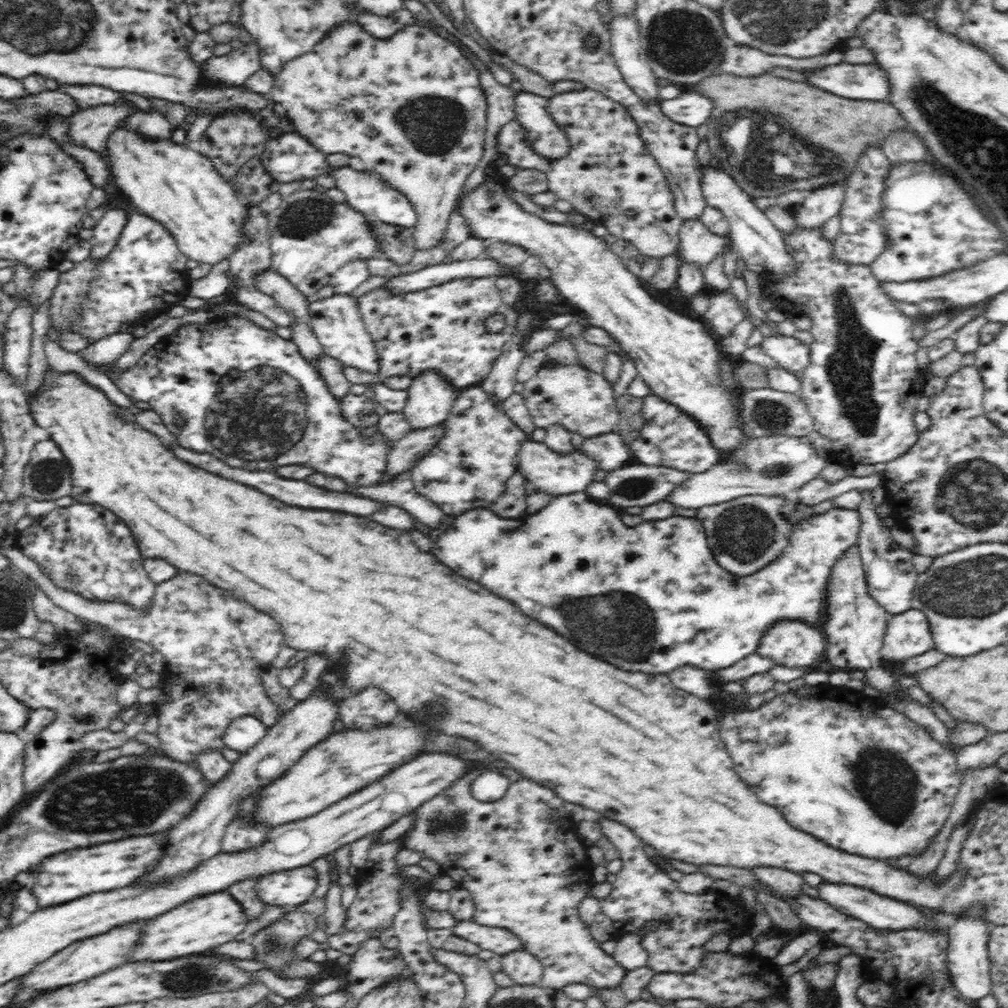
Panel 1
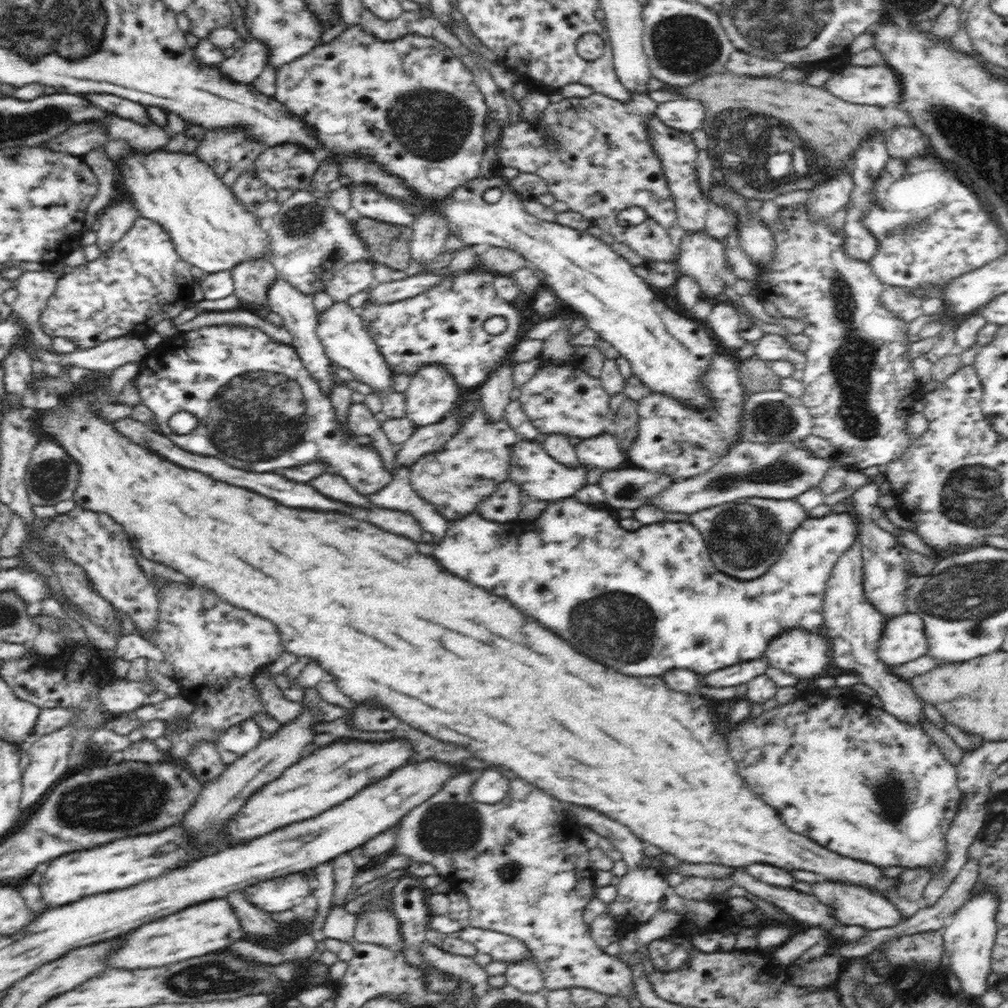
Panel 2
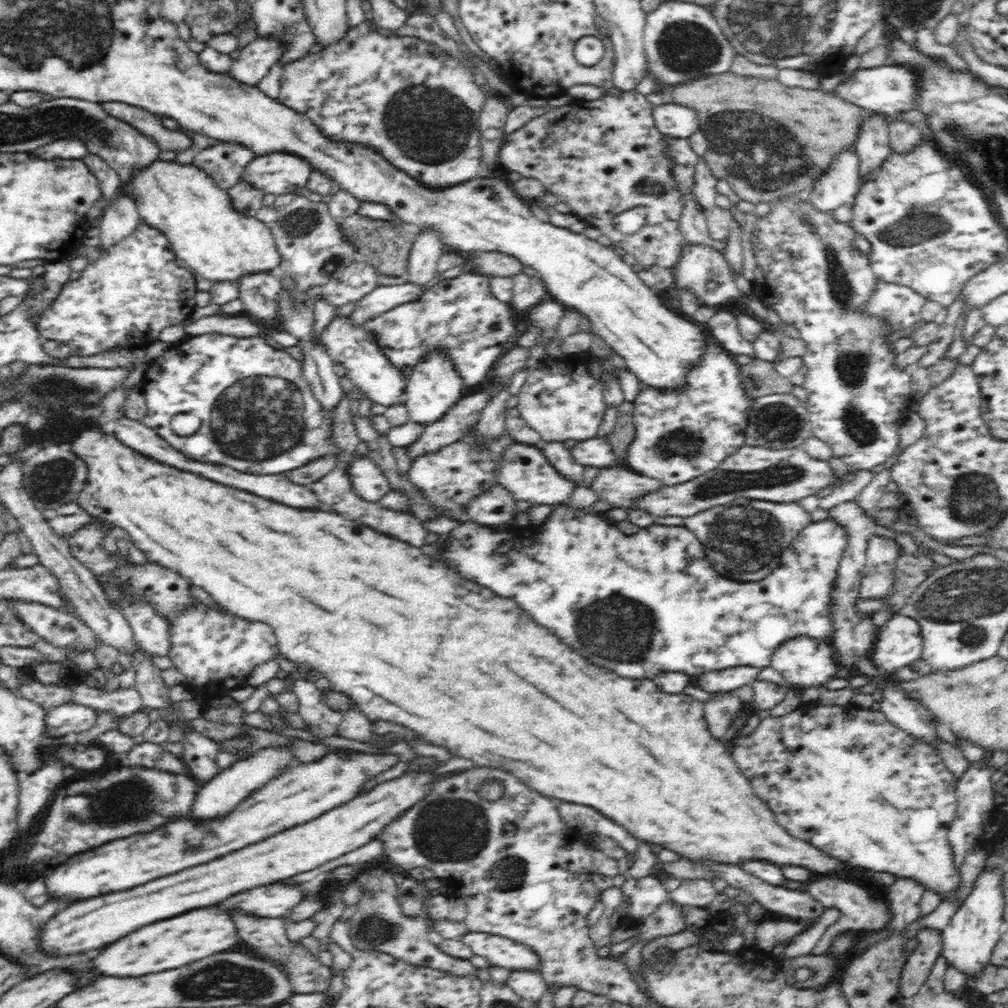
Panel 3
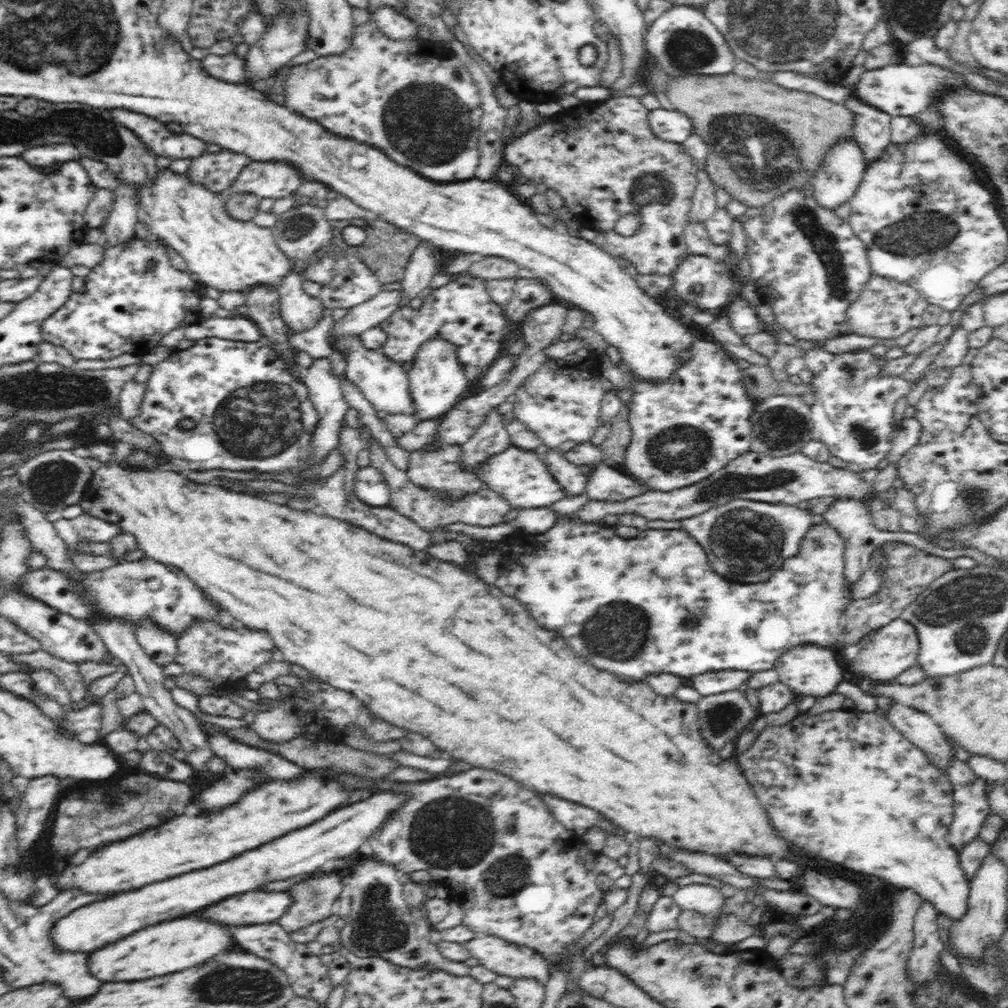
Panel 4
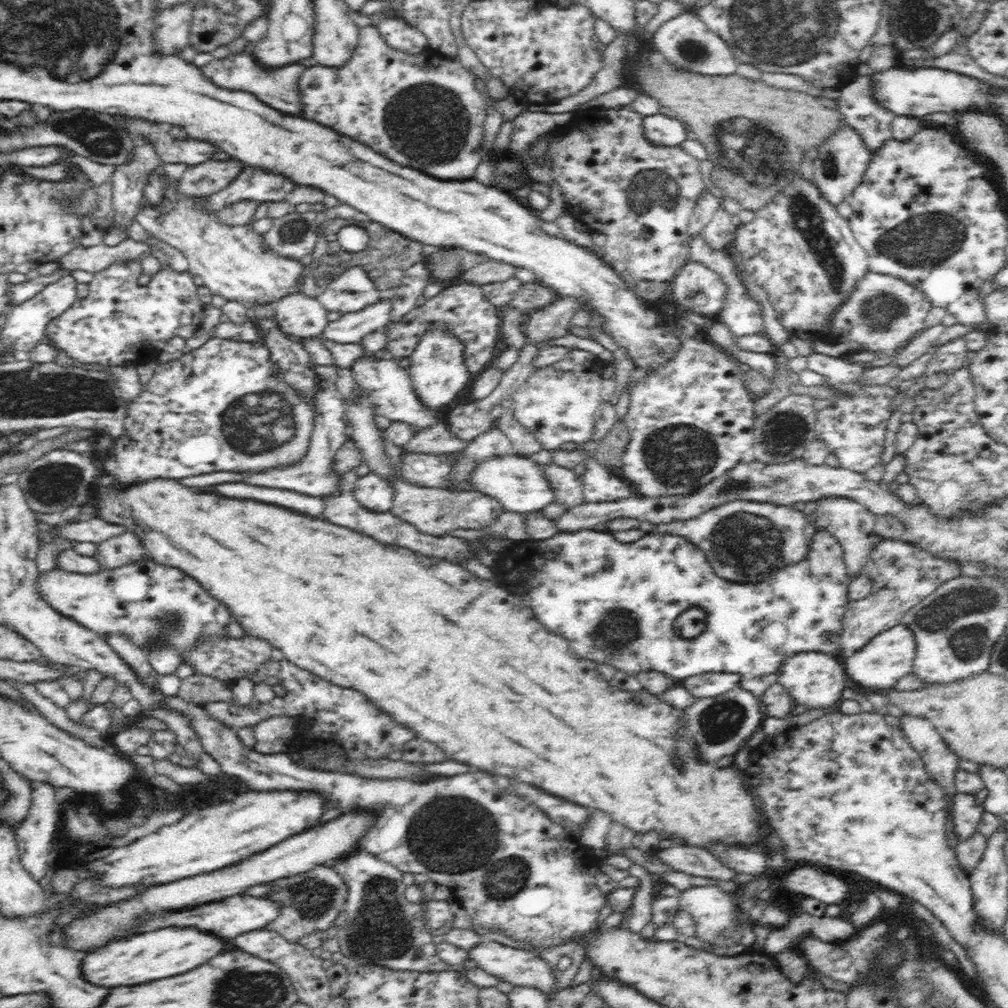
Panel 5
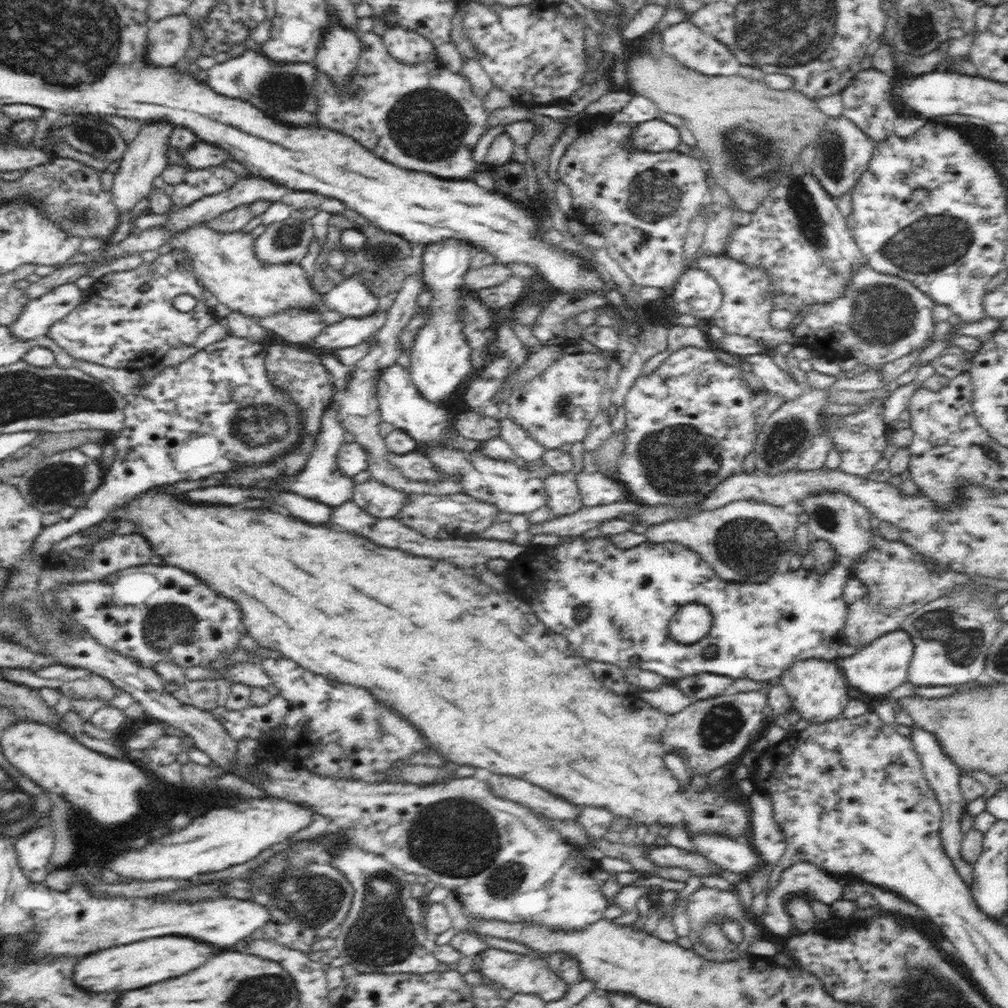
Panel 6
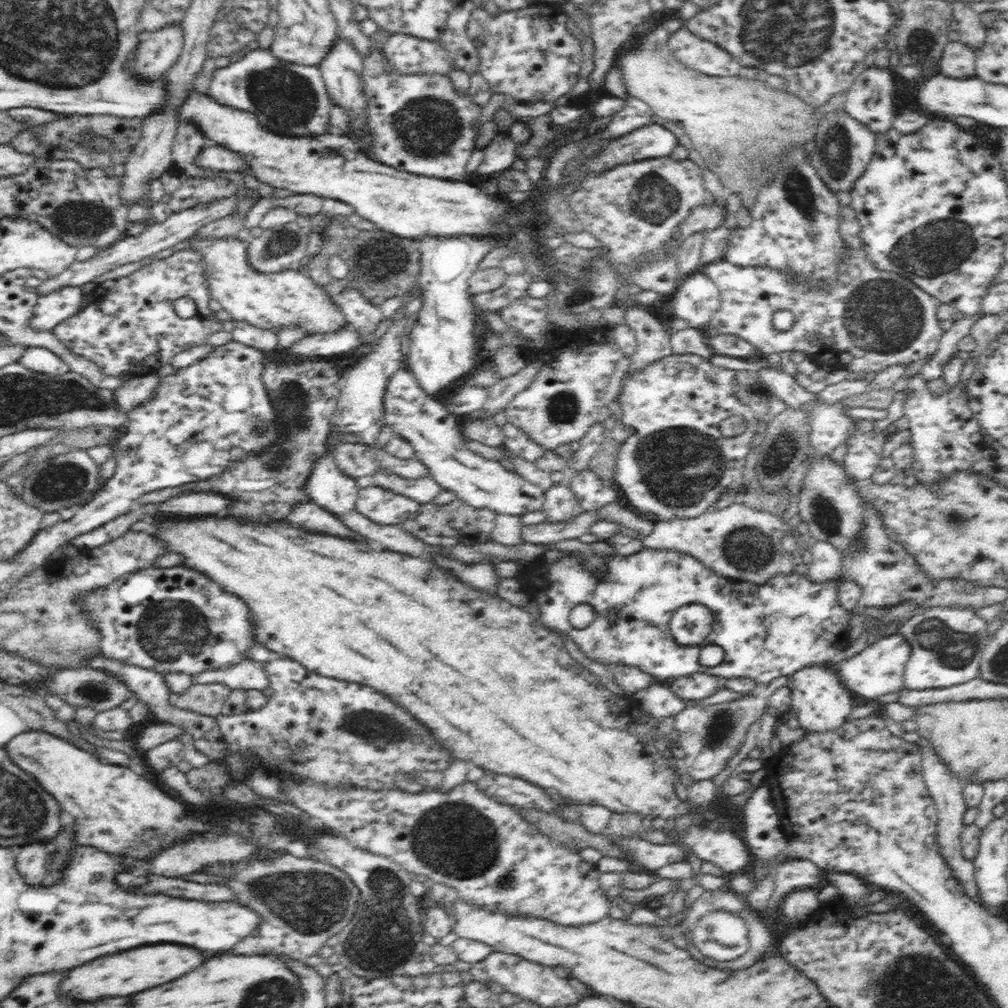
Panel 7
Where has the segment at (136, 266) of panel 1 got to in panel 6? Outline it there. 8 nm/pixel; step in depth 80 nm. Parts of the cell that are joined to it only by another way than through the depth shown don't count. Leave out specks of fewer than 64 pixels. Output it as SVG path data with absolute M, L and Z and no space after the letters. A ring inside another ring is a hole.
M173 250L167 254L158 256L151 263L143 262L140 266L138 266L138 268L134 268L134 270L110 272L110 274L106 274L106 276L99 278L98 281L99 286L93 285L98 287L98 292L96 292L96 294L92 294L87 301L85 300L78 304L78 306L72 310L71 314L66 314L62 320L52 324L46 334L48 337L52 338L52 340L54 340L60 348L64 348L64 350L66 350L66 352L68 352L68 354L70 354L74 359L82 359L86 360L86 362L102 364L102 366L105 366L106 368L124 368L138 372L148 370L149 367L156 366L157 363L160 363L164 354L168 354L168 350L172 350L172 347L192 346L192 343L196 342L198 335L201 332L204 332L208 326L212 326L212 324L214 324L214 320L217 318L212 308L206 306L204 304L204 300L202 300L202 292L205 289L199 282L199 278L196 276L196 273L194 273L194 269L192 269L192 259L190 259L184 251ZM182 294L190 295L197 300L198 304L193 308L193 311L189 313L181 313L173 307L172 302L174 298Z

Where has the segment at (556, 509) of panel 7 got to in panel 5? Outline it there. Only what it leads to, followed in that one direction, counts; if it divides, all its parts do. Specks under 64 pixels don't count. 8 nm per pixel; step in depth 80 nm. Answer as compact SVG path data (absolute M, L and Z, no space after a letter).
M553 462L544 467L544 475L554 491L554 501L567 509L585 503L581 476L572 468L564 468Z

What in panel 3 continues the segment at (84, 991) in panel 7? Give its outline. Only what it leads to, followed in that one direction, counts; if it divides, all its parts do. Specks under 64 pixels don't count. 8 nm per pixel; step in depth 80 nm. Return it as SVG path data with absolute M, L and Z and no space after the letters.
M210 906L210 908L180 914L170 920L154 922L110 944L108 948L100 950L98 956L93 957L92 966L104 976L124 976L124 978L186 966L190 962L212 956L216 952L224 952L240 942L236 925L230 916L232 915L229 910Z

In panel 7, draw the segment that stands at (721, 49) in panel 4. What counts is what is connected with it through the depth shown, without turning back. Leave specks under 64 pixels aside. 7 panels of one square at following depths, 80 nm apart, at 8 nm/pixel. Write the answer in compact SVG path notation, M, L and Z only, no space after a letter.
M686 26L670 34L666 46L679 62L708 76L734 76L742 68L742 64L734 56L712 42L700 40Z

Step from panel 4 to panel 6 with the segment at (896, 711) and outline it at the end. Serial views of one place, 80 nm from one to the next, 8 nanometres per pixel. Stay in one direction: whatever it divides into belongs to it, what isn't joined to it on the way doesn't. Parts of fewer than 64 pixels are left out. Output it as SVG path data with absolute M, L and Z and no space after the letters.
M919 726L911 727L910 740L918 753L921 760L921 767L925 775L925 779L929 787L935 792L937 801L941 808L941 825L939 826L939 836L941 837L941 846L945 853L952 859L958 874L963 878L963 881L969 886L972 886L973 864L967 863L962 858L961 843L963 842L962 827L960 827L960 818L966 806L966 802L962 798L960 792L960 785L958 784L962 773L959 768L954 764L951 758L939 745L938 739L929 731L920 728Z

